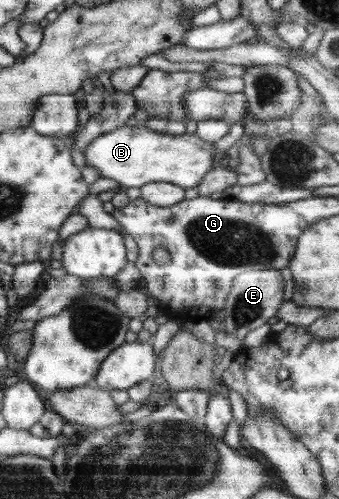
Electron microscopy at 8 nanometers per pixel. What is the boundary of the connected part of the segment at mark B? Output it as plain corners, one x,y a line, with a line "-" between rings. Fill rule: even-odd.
145,125
122,126
116,131
100,135
92,140
82,153
86,167
94,167
100,177
119,183
122,190
154,182
170,182
184,189
196,187
200,180
213,169
214,143
200,139
196,133
168,135
150,131

